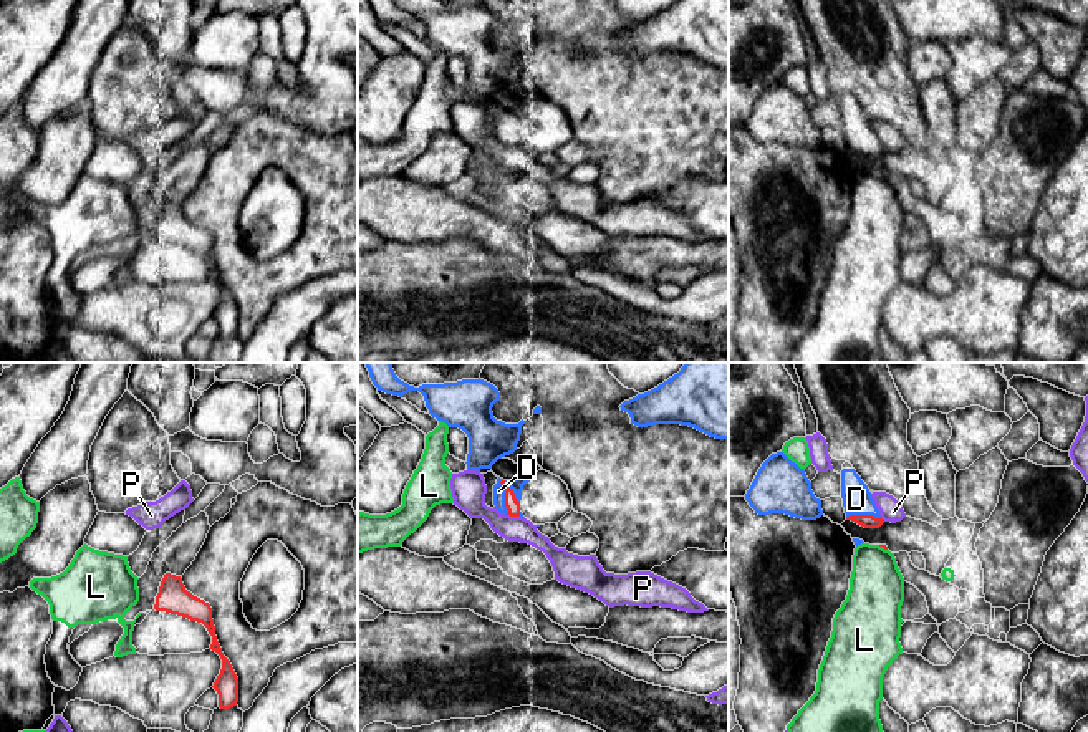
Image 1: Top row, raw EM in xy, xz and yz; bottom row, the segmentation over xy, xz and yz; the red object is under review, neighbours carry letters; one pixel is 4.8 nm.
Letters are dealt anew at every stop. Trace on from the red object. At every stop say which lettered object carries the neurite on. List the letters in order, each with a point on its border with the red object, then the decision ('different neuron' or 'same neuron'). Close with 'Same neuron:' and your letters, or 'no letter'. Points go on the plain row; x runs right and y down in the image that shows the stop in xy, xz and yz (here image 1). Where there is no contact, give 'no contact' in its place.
D: xz (505, 126) | same neuron
L: yz (883, 176) | different neuron
P: xz (514, 144) | different neuron
Same neuron: D

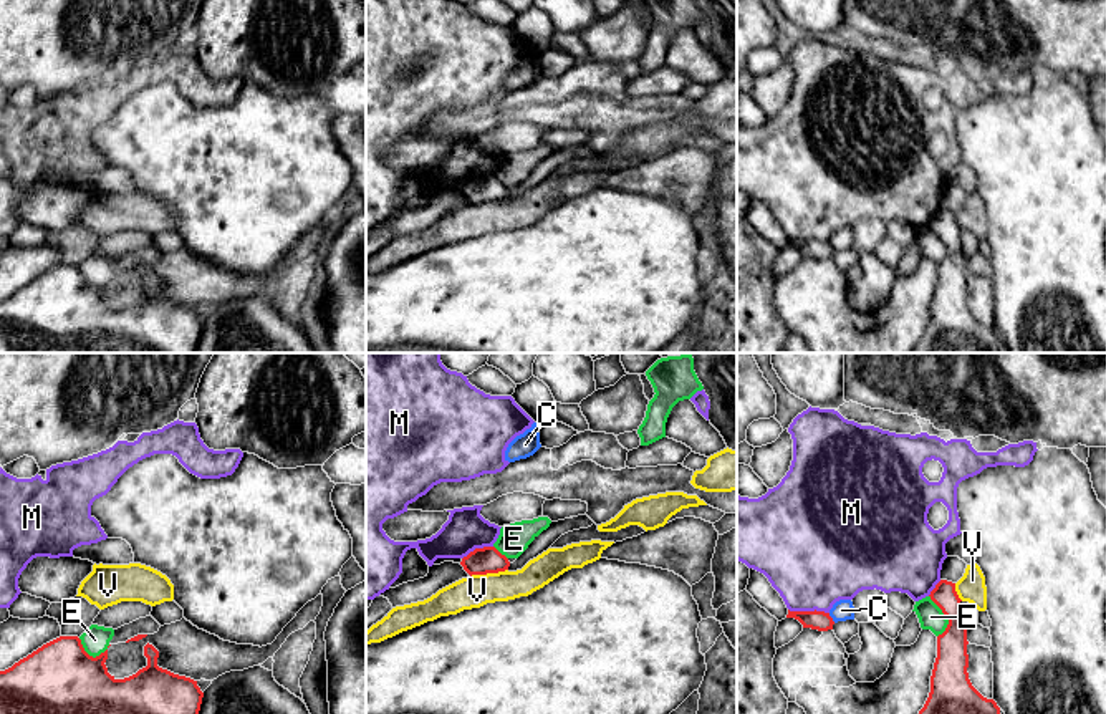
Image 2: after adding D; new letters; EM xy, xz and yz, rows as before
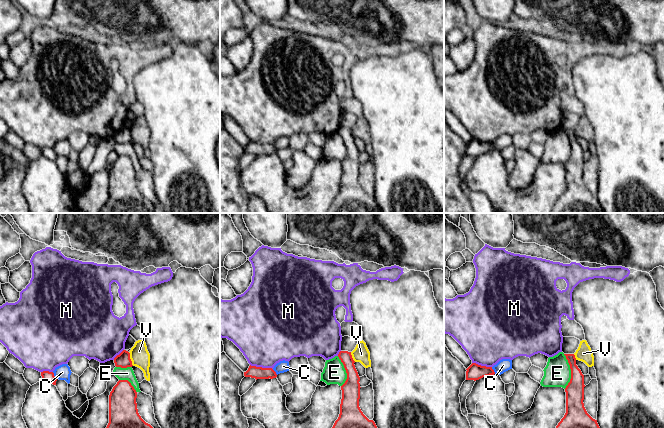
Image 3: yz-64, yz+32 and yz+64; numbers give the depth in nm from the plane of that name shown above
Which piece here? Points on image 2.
C: yz (831, 247) | different neuron
E: yz (946, 246) | different neuron
M: yz (808, 241) | different neuron
V: xz (489, 201) | different neuron
Same neuron: no letter

